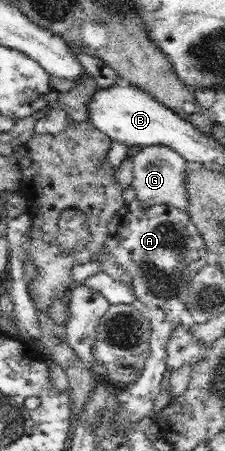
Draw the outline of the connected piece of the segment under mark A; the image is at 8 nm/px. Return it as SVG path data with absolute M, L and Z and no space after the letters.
M137 197L128 205L124 204L119 212L110 218L107 225L109 237L105 243L108 250L112 253L113 259L124 266L132 274L132 288L136 299L141 301L150 313L150 322L152 333L149 337L150 357L144 365L140 377L133 382L132 387L118 394L118 415L116 420L118 424L126 422L135 422L144 416L154 415L152 406L154 399L160 394L165 386L168 369L166 363L166 346L171 337L172 328L180 323L180 315L186 309L186 299L188 299L188 287L194 275L208 263L208 251L205 241L197 227L190 221L186 211L174 207L170 204L156 204L153 206L144 206L142 200Z

